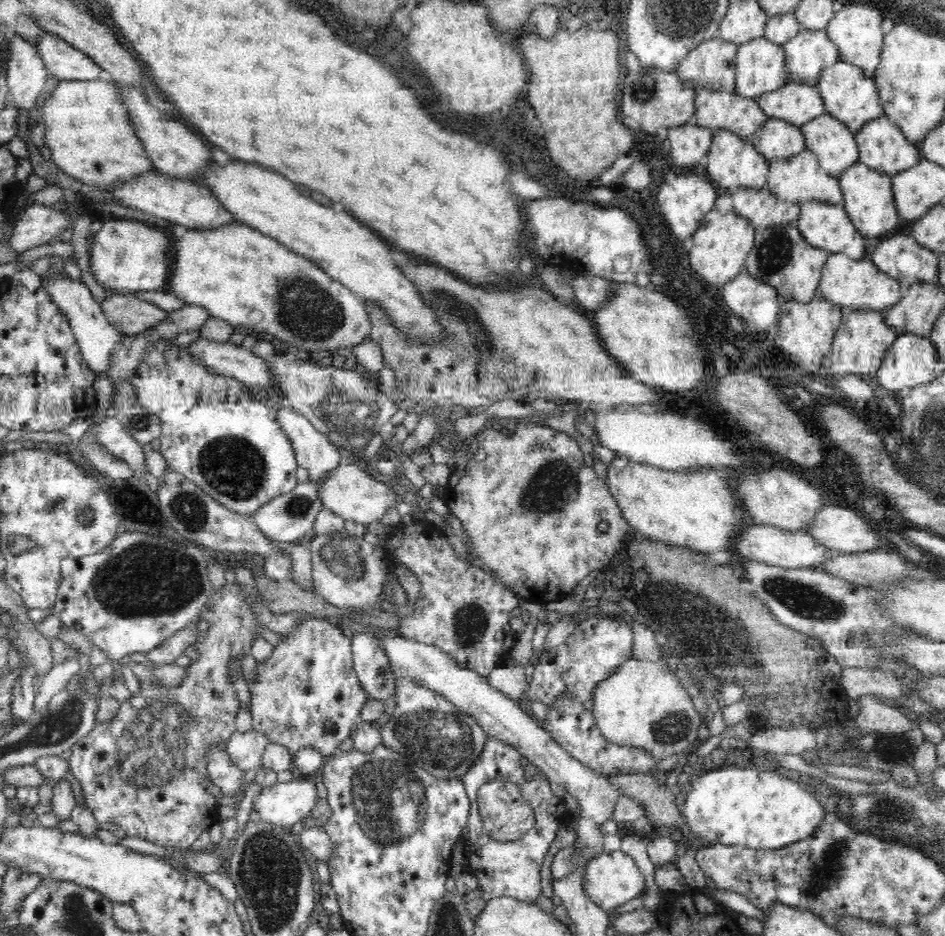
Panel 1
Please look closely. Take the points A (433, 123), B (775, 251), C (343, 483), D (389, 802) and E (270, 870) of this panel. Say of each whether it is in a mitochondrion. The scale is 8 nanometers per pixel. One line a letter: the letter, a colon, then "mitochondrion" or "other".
A: mitochondrion
B: mitochondrion
C: other
D: mitochondrion
E: mitochondrion

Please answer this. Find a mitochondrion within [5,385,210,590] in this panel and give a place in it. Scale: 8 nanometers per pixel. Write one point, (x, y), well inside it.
(83, 512)

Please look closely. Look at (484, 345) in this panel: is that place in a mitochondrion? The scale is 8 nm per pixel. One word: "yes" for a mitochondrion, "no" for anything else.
yes

